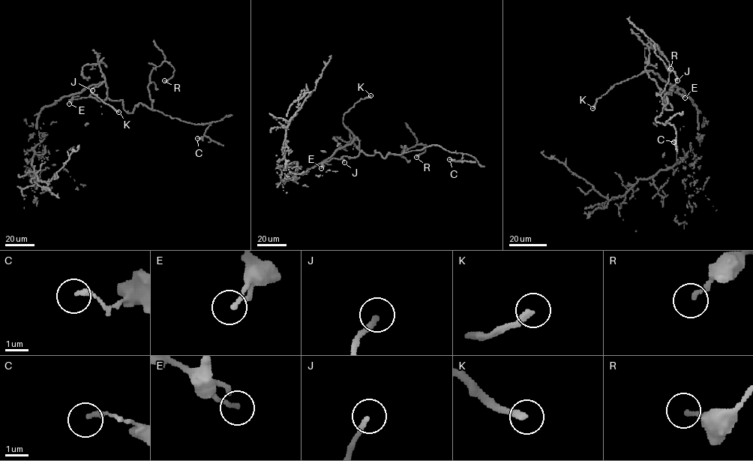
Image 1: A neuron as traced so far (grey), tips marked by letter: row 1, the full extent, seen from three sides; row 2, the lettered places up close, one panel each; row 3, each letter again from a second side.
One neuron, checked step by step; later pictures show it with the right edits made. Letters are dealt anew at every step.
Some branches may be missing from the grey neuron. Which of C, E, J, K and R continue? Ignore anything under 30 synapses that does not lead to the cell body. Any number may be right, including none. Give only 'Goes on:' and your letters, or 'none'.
Goes on: J, K

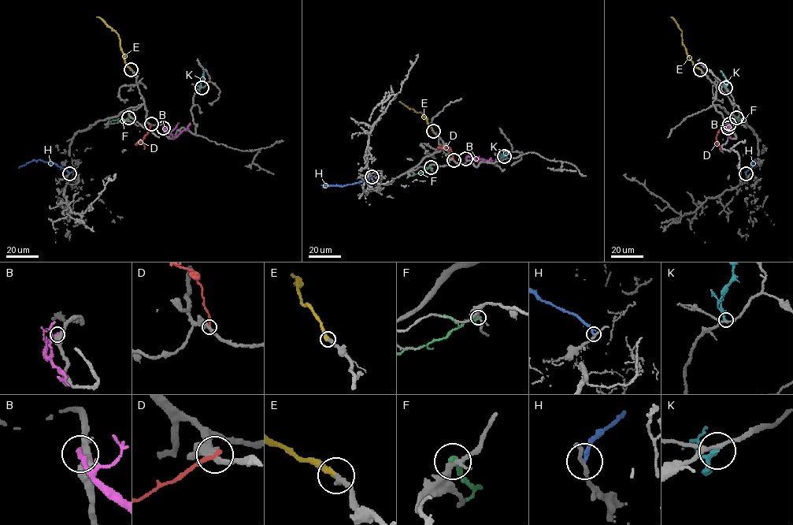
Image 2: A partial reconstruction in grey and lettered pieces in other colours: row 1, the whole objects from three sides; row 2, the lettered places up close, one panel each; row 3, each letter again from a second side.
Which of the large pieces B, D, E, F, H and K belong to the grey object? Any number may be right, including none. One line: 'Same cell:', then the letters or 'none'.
Same cell: E

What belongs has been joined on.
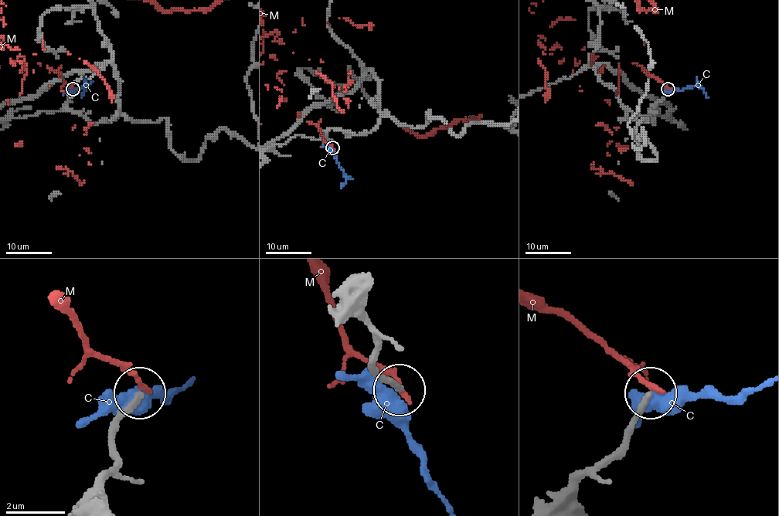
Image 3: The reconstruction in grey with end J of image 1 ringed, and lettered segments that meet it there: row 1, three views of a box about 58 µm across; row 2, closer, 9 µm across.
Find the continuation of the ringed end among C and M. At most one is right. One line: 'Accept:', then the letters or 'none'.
Accept: none

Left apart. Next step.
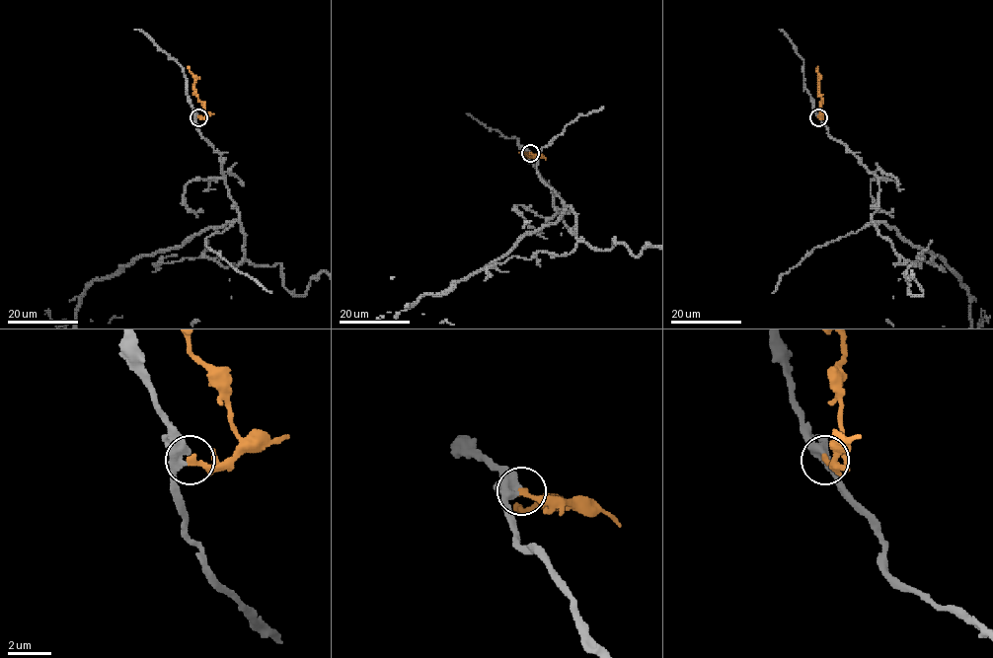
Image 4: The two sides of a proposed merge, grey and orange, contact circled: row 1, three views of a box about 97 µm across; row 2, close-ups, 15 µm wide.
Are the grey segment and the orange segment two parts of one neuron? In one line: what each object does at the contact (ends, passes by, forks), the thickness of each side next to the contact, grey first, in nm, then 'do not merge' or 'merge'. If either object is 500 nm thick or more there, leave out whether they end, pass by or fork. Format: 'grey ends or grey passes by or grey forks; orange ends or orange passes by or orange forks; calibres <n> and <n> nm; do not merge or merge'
grey passes by; orange ends; calibres 320 and 260 nm; merge

